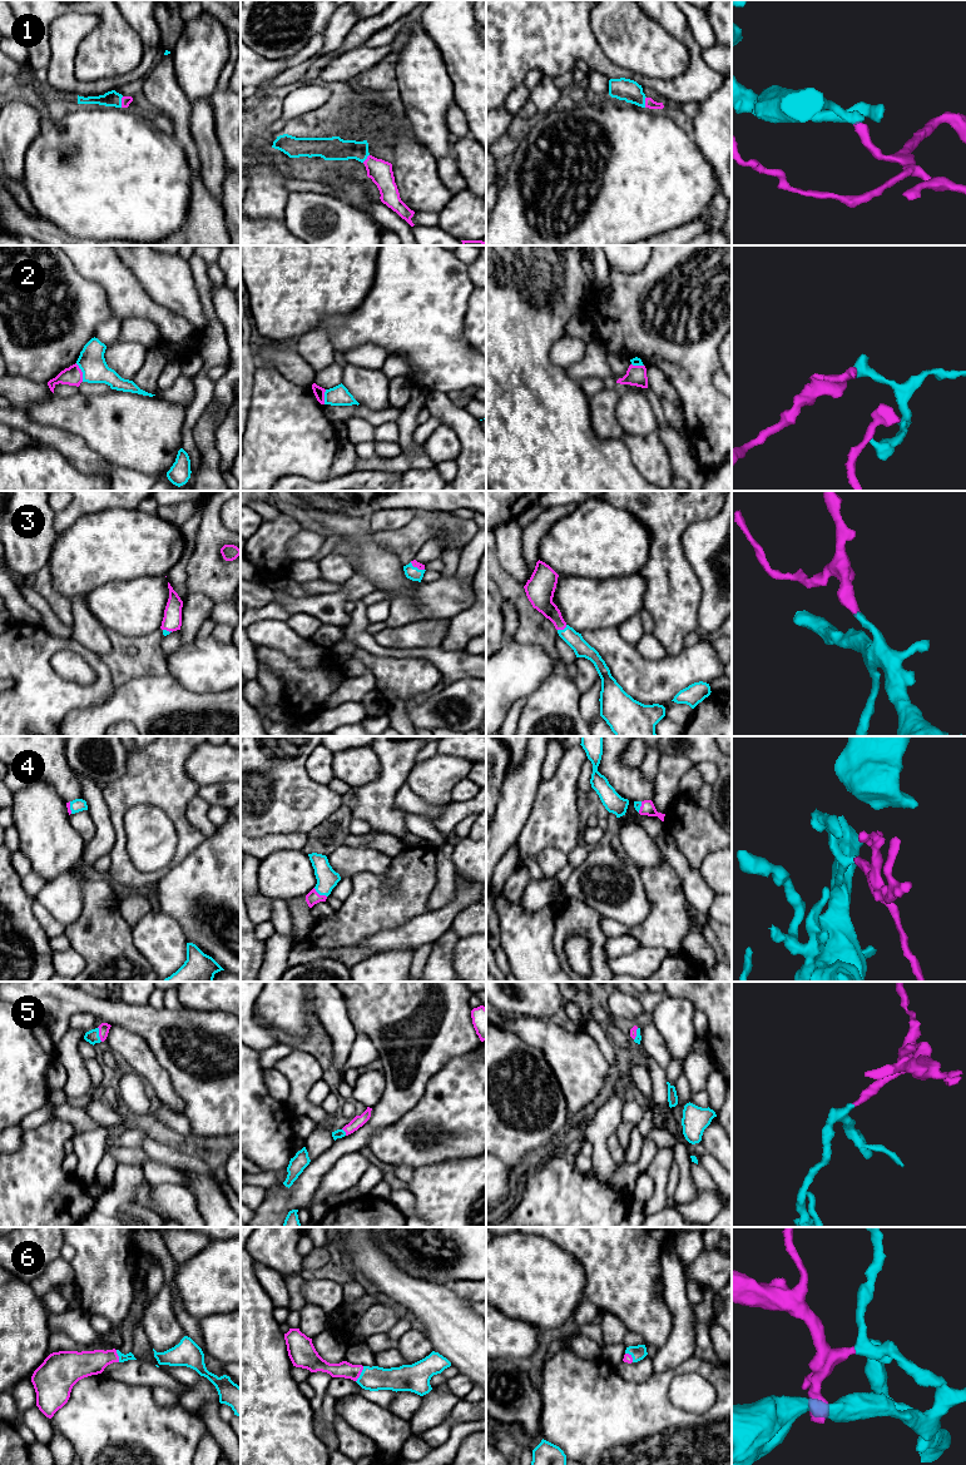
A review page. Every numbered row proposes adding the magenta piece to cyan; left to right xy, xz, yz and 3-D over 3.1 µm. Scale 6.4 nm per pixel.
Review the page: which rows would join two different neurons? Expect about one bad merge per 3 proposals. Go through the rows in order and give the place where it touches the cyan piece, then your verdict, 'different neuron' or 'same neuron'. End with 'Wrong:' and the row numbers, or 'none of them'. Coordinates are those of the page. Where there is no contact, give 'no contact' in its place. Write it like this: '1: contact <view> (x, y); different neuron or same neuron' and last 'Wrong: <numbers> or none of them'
1: contact xy (120, 102); same neuron
2: contact xy (82, 371); different neuron
3: contact yz (561, 630); same neuron
4: contact xz (320, 894); same neuron
5: contact xy (98, 1034); same neuron
6: contact xz (361, 1374); same neuron
Wrong: 2

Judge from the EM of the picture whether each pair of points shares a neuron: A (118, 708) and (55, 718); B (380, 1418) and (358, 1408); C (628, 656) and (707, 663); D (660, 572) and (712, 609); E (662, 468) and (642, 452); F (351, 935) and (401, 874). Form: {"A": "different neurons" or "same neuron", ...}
{"A": "same neuron", "B": "same neuron", "C": "same neuron", "D": "different neurons", "E": "same neuron", "F": "same neuron"}

